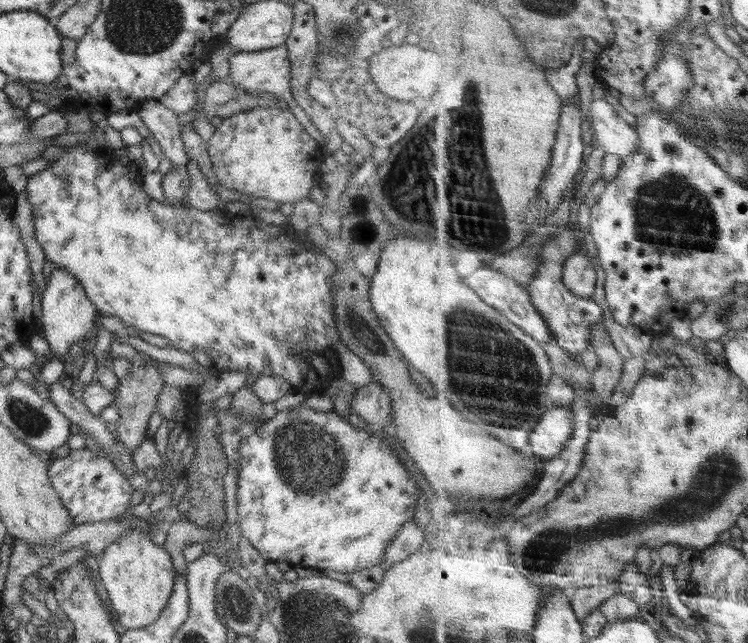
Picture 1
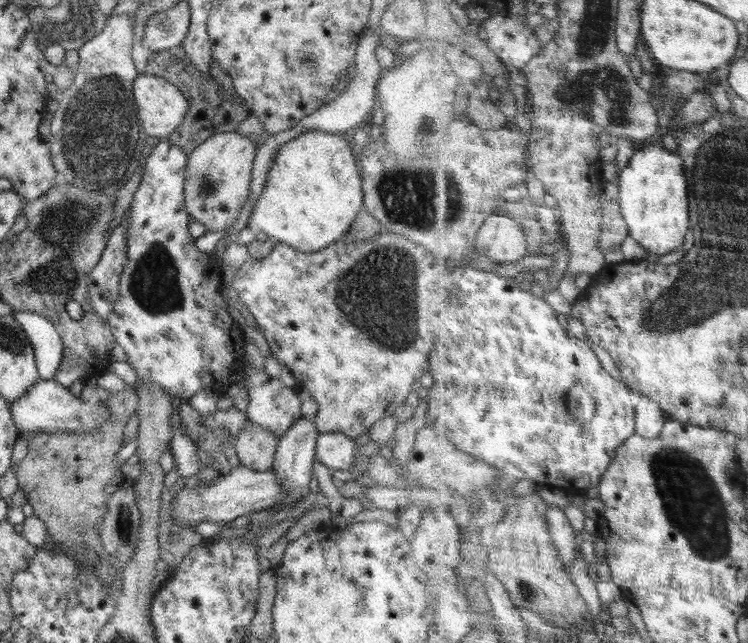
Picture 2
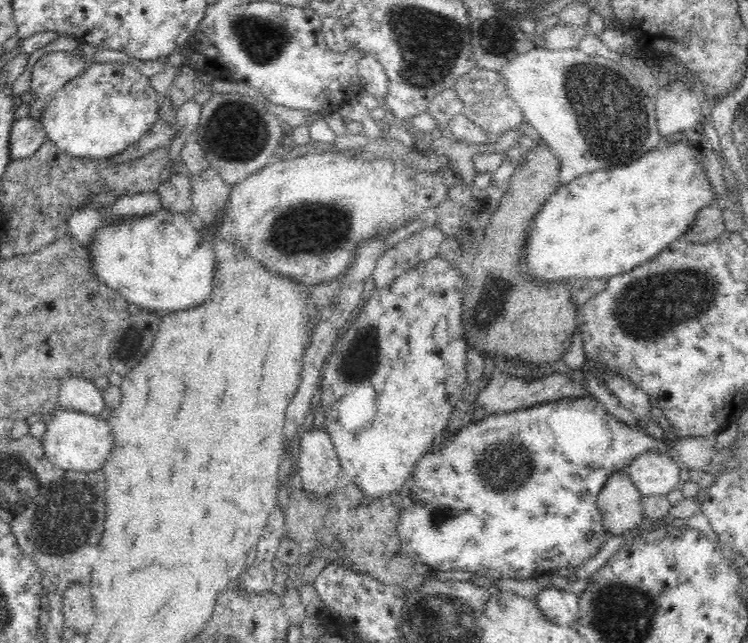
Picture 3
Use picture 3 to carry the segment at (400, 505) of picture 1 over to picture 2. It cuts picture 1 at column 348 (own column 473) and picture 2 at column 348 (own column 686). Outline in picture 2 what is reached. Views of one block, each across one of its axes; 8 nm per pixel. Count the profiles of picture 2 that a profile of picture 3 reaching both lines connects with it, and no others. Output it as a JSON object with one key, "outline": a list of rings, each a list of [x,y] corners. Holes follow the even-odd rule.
{"outline":[[[341,432],[320,433],[315,458],[330,470],[346,470],[357,463],[357,441]]]}

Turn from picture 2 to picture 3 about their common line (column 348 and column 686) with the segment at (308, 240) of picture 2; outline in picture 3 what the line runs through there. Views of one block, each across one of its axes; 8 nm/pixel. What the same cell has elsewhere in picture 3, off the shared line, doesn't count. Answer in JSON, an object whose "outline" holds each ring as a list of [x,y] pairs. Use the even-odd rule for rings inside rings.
{"outline":[[[686,142],[670,144],[665,143],[659,148],[647,152],[642,158],[610,170],[595,170],[594,172],[582,174],[578,178],[574,178],[565,185],[561,185],[560,188],[542,205],[542,208],[538,211],[538,214],[533,218],[534,224],[528,234],[528,240],[526,240],[526,248],[524,248],[524,261],[526,261],[525,274],[529,278],[535,278],[535,280],[541,280],[544,285],[550,285],[551,283],[558,283],[562,280],[570,281],[572,278],[589,278],[589,279],[601,279],[614,277],[615,275],[626,273],[633,270],[638,266],[654,259],[661,254],[662,250],[666,250],[668,245],[676,242],[678,239],[683,238],[686,234],[688,227],[694,224],[694,217],[700,208],[706,205],[711,206],[715,204],[714,197],[715,191],[704,173],[704,167],[701,162],[701,156],[699,153],[698,145],[694,143]]]}

